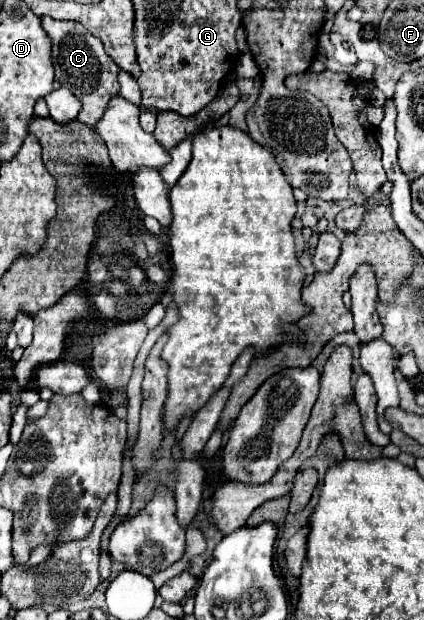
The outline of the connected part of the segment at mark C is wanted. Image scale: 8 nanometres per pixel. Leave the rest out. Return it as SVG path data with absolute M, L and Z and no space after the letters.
M41 17L41 25L51 37L51 61L59 87L67 87L77 95L77 99L81 101L81 111L77 119L87 127L93 127L103 115L109 99L119 93L119 67L115 65L115 61L111 61L111 57L107 57L103 43L95 39L93 33L87 33L83 25L75 21L59 21L53 17Z

